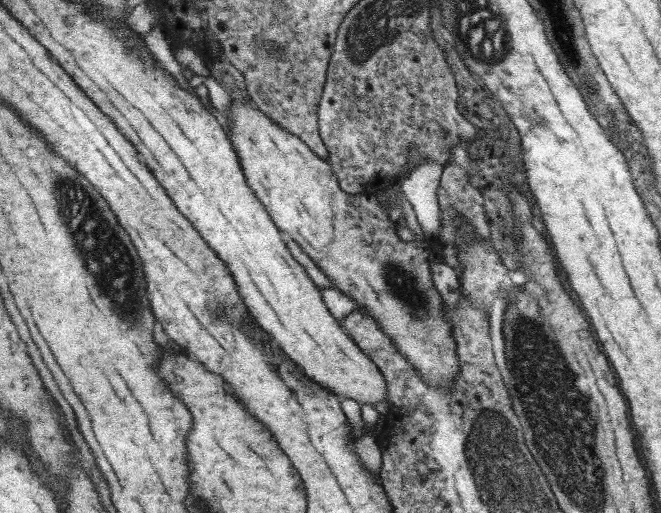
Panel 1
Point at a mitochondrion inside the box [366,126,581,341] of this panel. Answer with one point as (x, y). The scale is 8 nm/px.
(403, 285)

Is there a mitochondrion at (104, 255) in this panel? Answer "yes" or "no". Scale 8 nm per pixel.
yes

